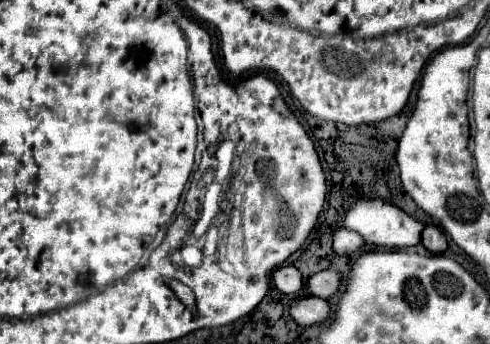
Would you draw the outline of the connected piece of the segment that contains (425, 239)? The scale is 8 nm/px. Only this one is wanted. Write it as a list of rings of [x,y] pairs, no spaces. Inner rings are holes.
[[[428,225],[424,231],[422,231],[422,245],[430,251],[430,253],[444,253],[446,247],[448,247],[448,241],[446,241],[446,235],[434,227],[434,225]]]

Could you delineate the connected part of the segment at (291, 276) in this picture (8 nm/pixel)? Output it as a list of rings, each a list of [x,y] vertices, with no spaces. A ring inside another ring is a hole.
[[[280,267],[280,269],[276,269],[274,275],[272,275],[272,281],[286,295],[298,293],[302,289],[302,285],[304,285],[302,273],[296,267]]]

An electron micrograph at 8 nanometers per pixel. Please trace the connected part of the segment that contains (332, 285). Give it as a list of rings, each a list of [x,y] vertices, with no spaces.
[[[324,269],[308,279],[308,287],[310,287],[312,295],[316,295],[320,299],[330,299],[340,289],[340,283],[342,283],[342,277],[334,269]]]

